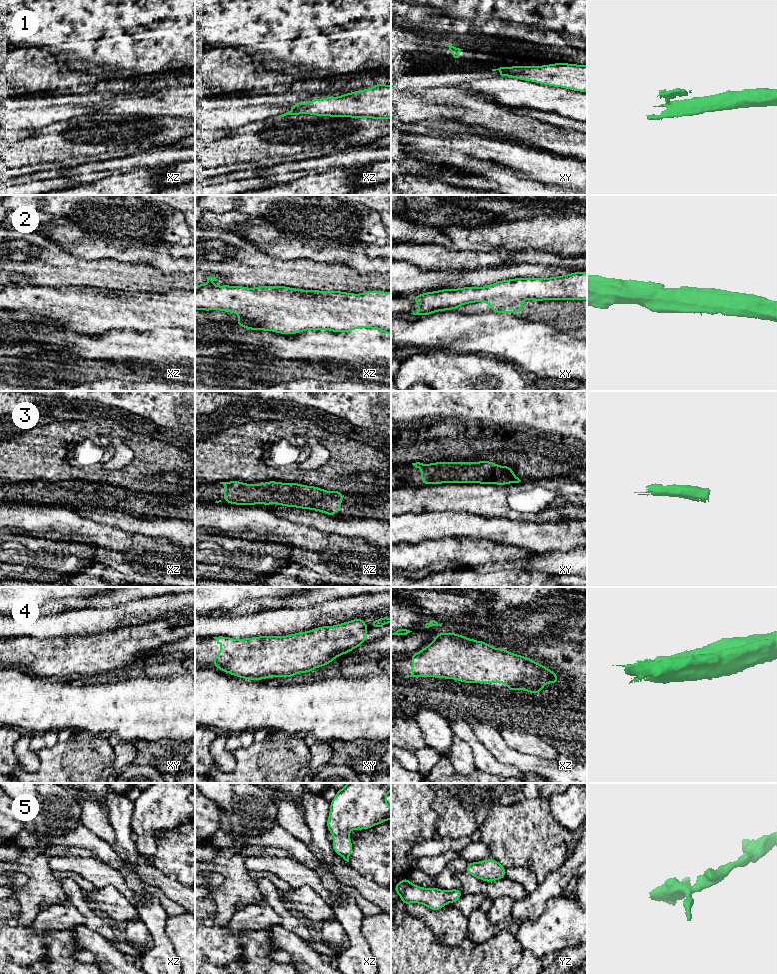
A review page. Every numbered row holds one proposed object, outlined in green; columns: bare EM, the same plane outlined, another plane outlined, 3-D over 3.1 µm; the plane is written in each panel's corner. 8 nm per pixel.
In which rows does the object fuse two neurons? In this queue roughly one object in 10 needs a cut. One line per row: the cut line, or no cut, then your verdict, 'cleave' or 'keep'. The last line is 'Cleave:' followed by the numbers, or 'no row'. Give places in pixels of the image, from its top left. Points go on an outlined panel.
1: cut none; keep
2: cut none; keep
3: cut none; keep
4: cut none; keep
5: cut none; keep
Cleave: no row

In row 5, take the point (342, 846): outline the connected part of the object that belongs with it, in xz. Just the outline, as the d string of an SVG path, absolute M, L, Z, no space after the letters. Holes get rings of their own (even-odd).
M348 783L337 790L334 799L330 802L327 830L335 836L332 841L334 852L345 861L349 862L353 850L351 838L348 836L351 830L366 830L391 819L391 808L385 800L389 792L391 786L388 783Z

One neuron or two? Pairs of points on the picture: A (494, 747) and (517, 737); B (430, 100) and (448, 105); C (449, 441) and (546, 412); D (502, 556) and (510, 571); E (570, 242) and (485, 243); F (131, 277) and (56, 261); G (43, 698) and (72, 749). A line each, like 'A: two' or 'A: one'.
A: two
B: one
C: one
D: two
E: one
F: one
G: two

